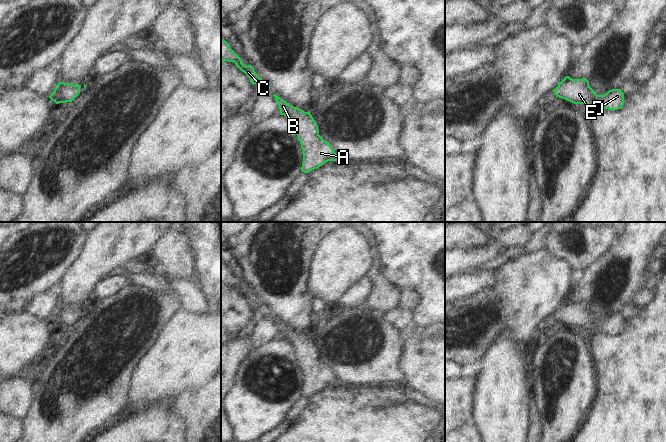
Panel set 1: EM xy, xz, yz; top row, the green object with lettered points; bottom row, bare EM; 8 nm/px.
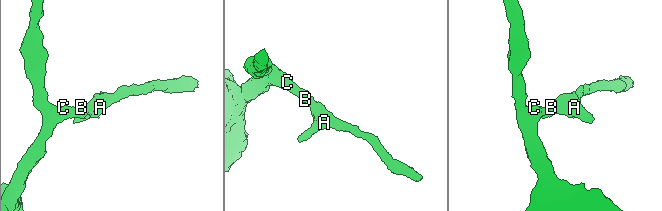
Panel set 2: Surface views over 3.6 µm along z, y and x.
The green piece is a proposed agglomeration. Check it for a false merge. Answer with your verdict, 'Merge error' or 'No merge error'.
No merge error.

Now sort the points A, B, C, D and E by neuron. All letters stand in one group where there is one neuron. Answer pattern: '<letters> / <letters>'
A B C D E

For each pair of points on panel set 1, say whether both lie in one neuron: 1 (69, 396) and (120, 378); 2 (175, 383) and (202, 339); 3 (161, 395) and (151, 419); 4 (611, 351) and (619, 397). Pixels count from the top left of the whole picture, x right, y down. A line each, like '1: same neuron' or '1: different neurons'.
1: same neuron
2: same neuron
3: different neurons
4: same neuron

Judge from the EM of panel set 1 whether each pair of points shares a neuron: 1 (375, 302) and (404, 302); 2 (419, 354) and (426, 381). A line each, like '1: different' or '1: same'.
1: different
2: same

